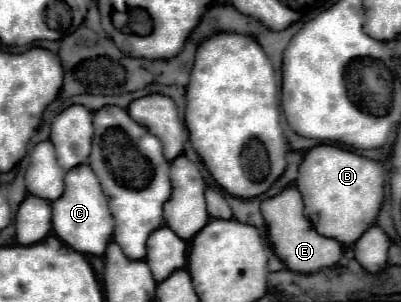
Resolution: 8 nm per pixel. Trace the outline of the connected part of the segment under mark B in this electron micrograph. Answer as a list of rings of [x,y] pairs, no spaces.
[[[319,144],[305,152],[295,184],[303,196],[305,216],[313,222],[315,230],[349,246],[375,222],[383,202],[383,182],[385,170],[379,162],[339,146]]]

